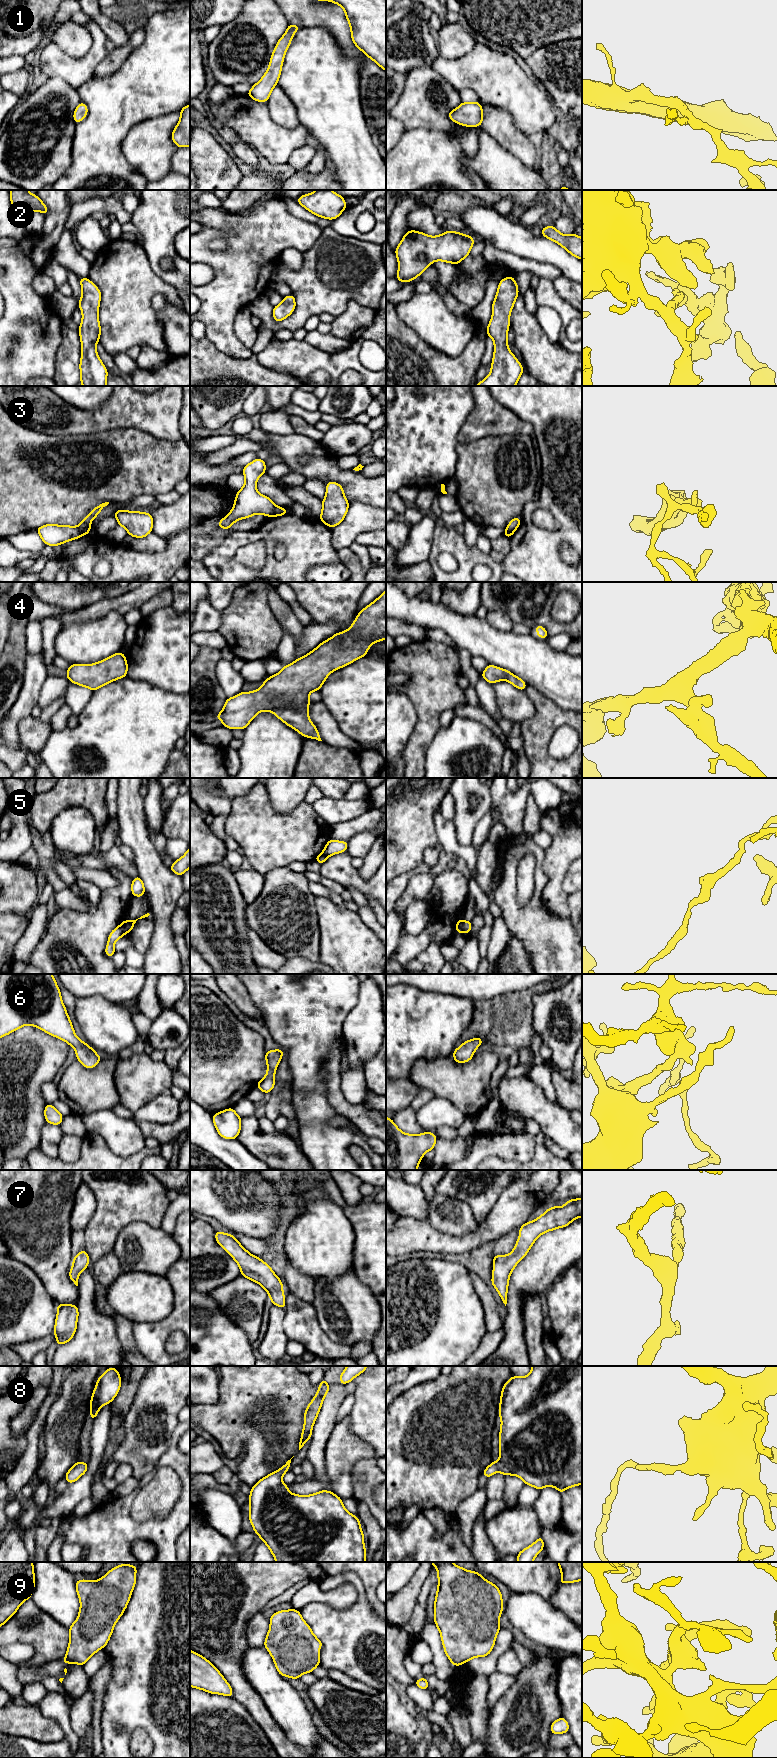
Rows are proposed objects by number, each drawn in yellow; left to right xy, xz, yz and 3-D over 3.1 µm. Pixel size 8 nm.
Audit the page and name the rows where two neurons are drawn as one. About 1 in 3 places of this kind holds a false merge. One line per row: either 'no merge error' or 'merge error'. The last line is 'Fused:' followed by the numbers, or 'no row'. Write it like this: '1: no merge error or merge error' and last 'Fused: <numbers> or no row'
1: no merge error
2: no merge error
3: merge error
4: no merge error
5: merge error
6: no merge error
7: no merge error
8: no merge error
9: no merge error
Fused: 3, 5

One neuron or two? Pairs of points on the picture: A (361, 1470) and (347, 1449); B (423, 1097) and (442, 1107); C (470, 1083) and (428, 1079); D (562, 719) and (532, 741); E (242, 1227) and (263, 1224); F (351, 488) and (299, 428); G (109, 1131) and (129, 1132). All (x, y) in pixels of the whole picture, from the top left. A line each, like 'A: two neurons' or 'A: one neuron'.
A: two neurons
B: two neurons
C: one neuron
D: one neuron
E: one neuron
F: two neurons
G: one neuron

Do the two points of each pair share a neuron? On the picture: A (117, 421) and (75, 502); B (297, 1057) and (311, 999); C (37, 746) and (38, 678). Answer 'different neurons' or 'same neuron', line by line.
A: different neurons
B: same neuron
C: different neurons

